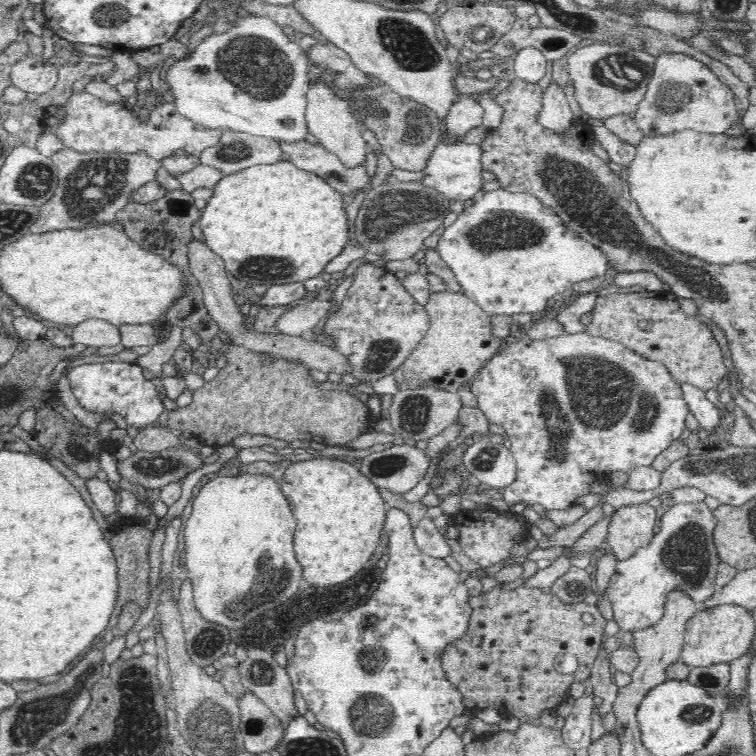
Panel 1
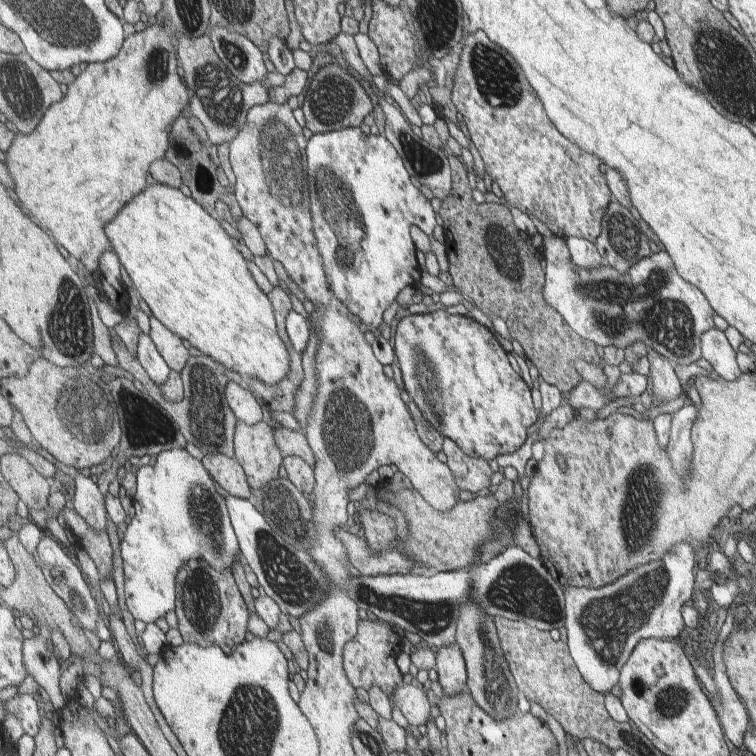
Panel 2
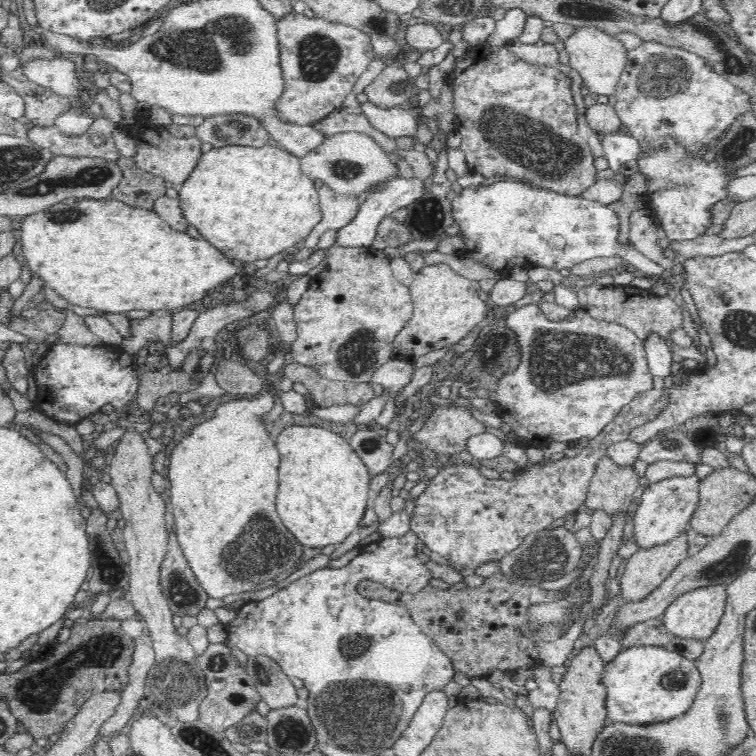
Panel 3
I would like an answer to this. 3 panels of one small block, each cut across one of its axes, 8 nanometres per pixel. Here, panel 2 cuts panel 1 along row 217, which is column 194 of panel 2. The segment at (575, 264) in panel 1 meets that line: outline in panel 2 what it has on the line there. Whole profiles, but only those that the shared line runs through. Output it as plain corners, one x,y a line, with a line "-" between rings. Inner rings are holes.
177,448
176,450
165,451
159,455
156,464
149,464
137,469
137,488
132,498
134,504
135,518
128,522
125,527
124,540
120,542
121,556
123,560
124,569
124,596
126,601
127,609
130,611
134,619
139,620
143,623
154,623
155,620
159,620
161,617
165,617
165,614
170,610
176,609
176,579
181,571
181,568
192,559
204,559
209,562
218,572
219,571
231,571
235,572
236,565
233,565
235,558
238,559
242,555
240,552
239,538
236,536
236,530
232,526
232,518
228,512
227,501
224,497
217,492
215,488
215,480
212,478
212,474
205,468
203,460
197,460
193,458
193,452
186,452
185,448

